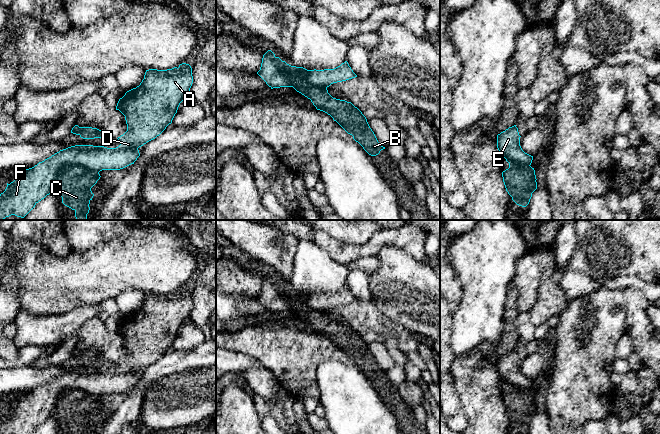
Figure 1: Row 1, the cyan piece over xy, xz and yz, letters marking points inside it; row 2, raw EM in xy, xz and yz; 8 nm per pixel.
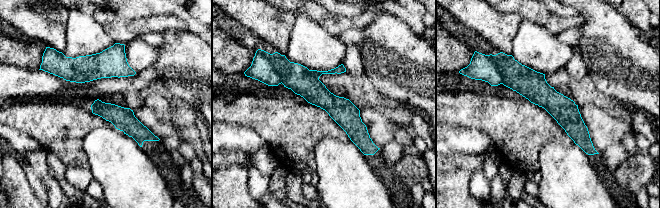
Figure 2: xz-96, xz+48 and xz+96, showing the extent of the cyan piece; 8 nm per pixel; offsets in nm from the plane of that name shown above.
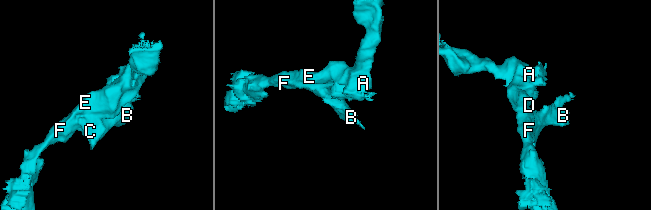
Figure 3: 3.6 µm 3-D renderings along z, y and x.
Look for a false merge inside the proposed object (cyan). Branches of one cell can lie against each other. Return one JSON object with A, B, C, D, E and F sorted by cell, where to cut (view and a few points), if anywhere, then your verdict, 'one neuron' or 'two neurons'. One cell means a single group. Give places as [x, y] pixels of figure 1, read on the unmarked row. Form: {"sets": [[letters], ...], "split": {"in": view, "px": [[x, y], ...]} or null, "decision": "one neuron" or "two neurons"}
{"sets": [["A", "D", "E", "F"], ["B", "C"]], "split": {"in": "xz", "px": [[287, 291], [291, 298], [302, 301], [308, 307], [326, 311]]}, "decision": "two neurons"}

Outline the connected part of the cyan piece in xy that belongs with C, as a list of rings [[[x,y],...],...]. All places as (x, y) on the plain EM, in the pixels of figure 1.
[[[65,389],[54,405],[54,419],[61,418],[62,427],[72,434],[90,434],[94,418],[91,412],[100,403],[99,396],[81,389]]]

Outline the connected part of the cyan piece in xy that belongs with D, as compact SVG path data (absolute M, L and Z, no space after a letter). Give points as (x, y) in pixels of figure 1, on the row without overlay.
M182 287L179 291L167 294L146 294L139 310L125 317L119 323L116 334L124 340L127 355L118 361L120 369L116 372L93 369L75 369L60 374L51 381L39 386L32 392L25 393L0 418L0 434L32 434L35 429L49 419L60 393L65 389L81 389L92 395L120 394L137 384L140 380L138 372L159 360L172 347L180 327L189 317L193 307L192 292Z

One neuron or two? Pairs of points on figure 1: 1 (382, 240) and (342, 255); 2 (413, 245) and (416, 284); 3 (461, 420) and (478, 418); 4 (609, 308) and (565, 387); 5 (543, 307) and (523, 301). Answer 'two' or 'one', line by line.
1: one
2: two
3: two
4: one
5: two

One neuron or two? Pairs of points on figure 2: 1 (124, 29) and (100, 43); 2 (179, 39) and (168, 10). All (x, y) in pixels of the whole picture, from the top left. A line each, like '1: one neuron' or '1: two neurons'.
1: two neurons
2: two neurons

